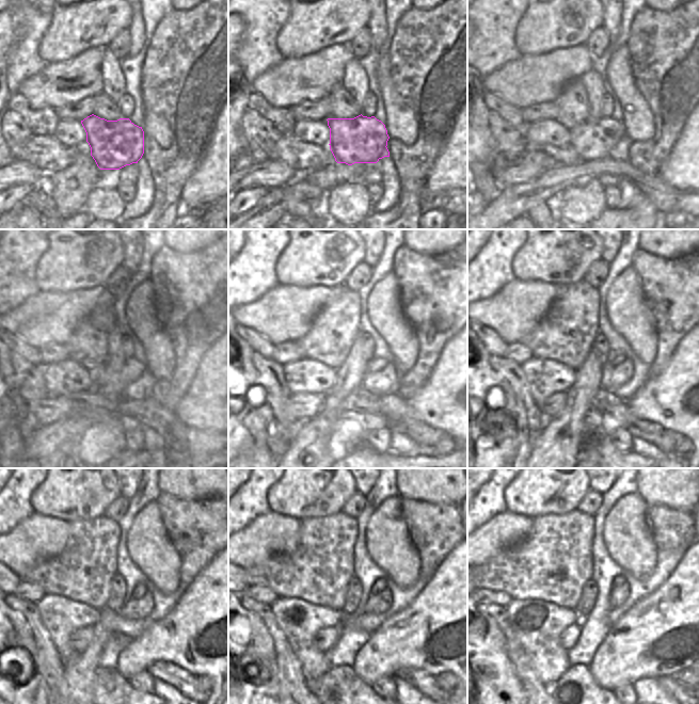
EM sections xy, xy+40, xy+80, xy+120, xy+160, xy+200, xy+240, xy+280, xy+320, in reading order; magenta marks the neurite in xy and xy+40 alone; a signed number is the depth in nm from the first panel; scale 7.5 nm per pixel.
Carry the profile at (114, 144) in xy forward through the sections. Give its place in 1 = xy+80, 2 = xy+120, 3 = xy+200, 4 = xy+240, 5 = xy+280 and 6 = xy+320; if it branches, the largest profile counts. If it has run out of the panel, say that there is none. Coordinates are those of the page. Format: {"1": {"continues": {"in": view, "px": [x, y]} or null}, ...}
{"1": {"continues": {"in": "xy+80", "px": [602, 138]}}, "2": {"continues": {"in": "xy+120", "px": [134, 376]}}, "3": {"continues": {"in": "xy+200", "px": [619, 370]}}, "4": {"continues": {"in": "xy+240", "px": [140, 605]}}, "5": {"continues": {"in": "xy+280", "px": [380, 598]}}, "6": {"continues": {"in": "xy+320", "px": [619, 593]}}}

